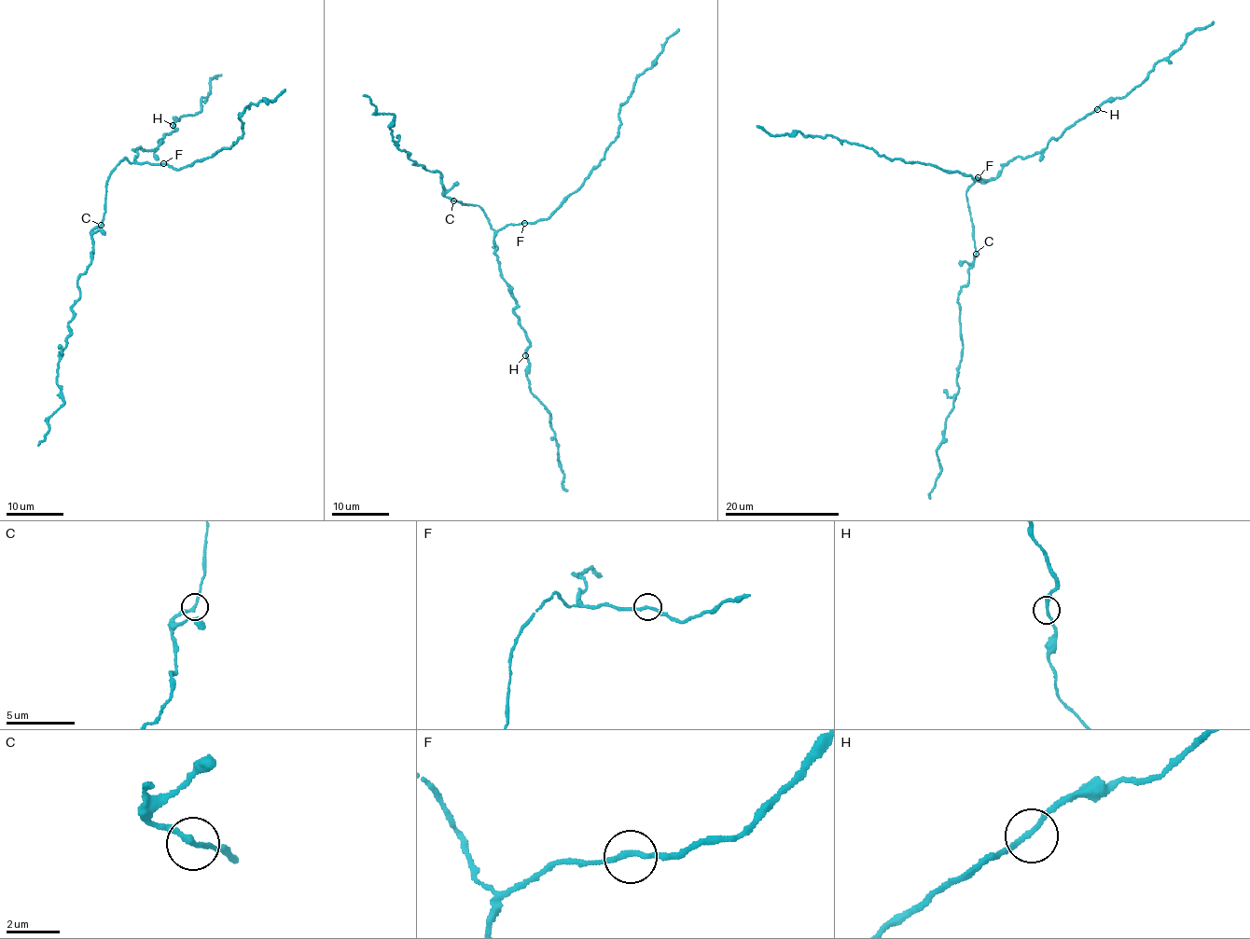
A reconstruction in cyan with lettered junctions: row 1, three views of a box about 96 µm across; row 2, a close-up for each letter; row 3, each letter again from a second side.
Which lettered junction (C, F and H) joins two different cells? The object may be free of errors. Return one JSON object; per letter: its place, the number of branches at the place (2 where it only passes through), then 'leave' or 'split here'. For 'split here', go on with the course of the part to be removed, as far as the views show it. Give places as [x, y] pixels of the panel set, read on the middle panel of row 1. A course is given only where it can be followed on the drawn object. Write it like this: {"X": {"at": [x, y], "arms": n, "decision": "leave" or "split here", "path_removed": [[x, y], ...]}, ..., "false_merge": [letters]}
{"C": {"at": [453, 200], "arms": 2, "decision": "leave"}, "F": {"at": [524, 223], "arms": 2, "decision": "leave"}, "H": {"at": [525, 355], "arms": 2, "decision": "leave"}, "false_merge": []}

